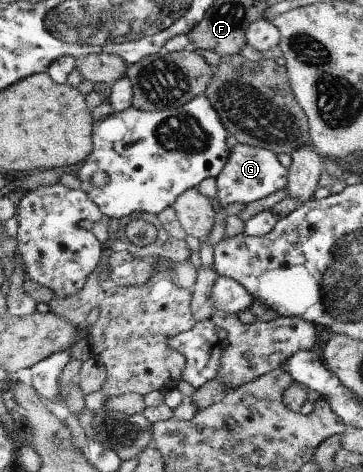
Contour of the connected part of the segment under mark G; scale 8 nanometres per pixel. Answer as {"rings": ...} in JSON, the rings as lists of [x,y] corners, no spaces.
{"rings":[[[235,144],[229,150],[226,163],[222,167],[222,171],[215,177],[218,206],[230,205],[230,203],[252,203],[256,199],[262,199],[271,193],[276,193],[276,190],[284,189],[287,184],[286,168],[284,168],[276,154],[271,151],[257,148],[251,145]]]}

